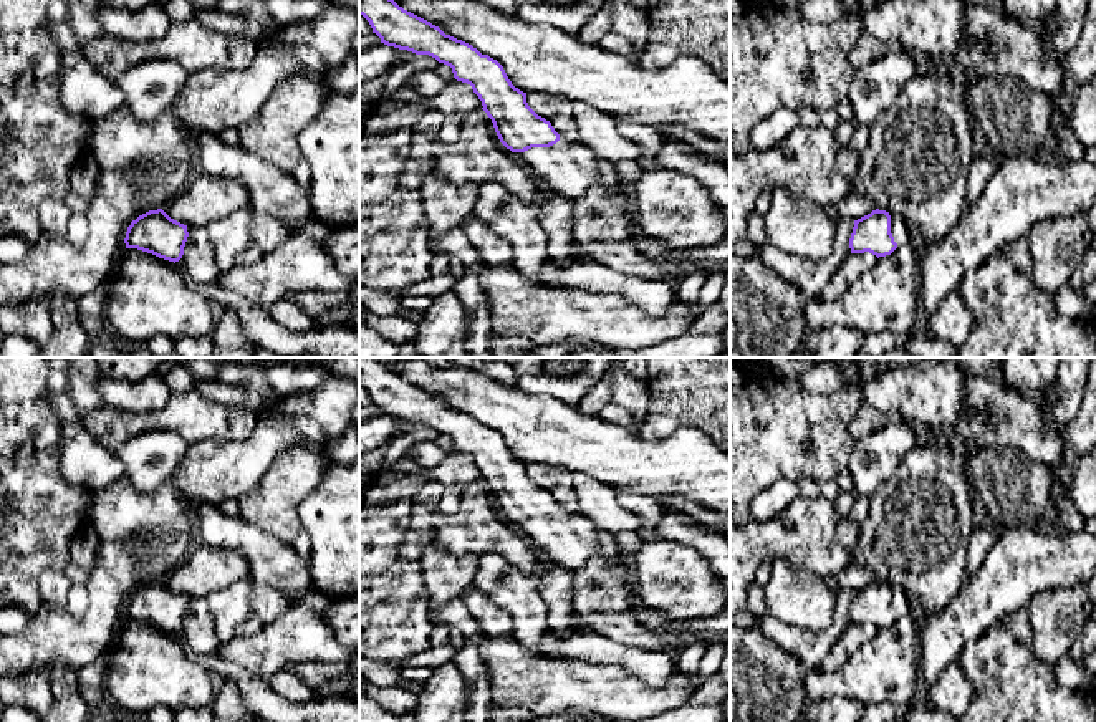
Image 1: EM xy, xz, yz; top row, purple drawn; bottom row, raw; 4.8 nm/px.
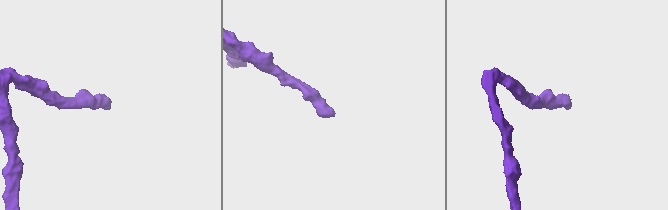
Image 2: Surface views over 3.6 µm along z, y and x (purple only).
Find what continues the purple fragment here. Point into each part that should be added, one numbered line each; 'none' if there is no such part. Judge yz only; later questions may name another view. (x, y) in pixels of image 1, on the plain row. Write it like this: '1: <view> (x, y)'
1: yz (899, 601)

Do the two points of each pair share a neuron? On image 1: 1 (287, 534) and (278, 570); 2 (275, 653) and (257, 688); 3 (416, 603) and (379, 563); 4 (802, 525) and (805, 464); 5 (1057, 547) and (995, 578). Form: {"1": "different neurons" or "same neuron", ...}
{"1": "different neurons", "2": "different neurons", "3": "same neuron", "4": "different neurons", "5": "same neuron"}

